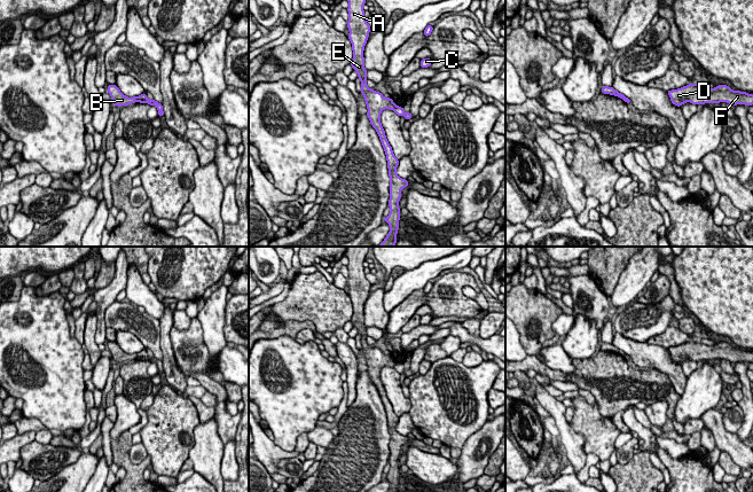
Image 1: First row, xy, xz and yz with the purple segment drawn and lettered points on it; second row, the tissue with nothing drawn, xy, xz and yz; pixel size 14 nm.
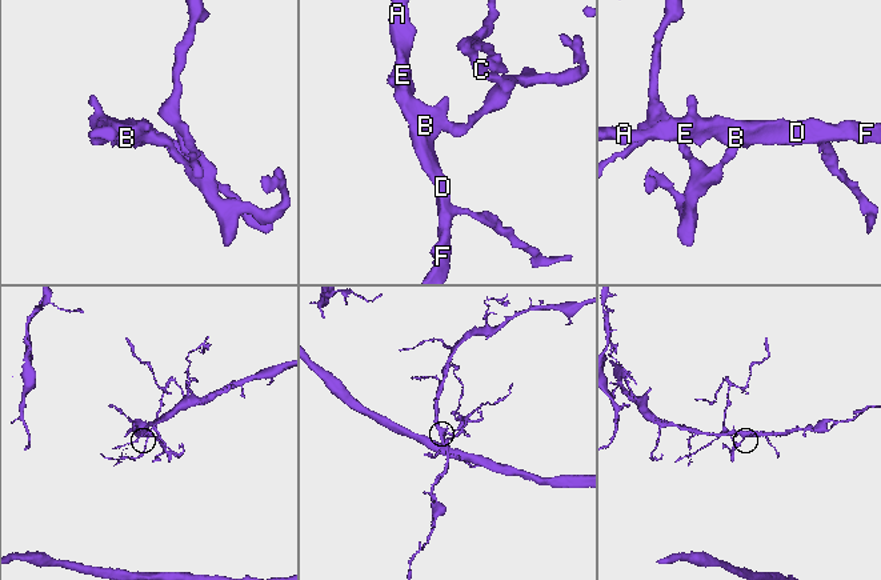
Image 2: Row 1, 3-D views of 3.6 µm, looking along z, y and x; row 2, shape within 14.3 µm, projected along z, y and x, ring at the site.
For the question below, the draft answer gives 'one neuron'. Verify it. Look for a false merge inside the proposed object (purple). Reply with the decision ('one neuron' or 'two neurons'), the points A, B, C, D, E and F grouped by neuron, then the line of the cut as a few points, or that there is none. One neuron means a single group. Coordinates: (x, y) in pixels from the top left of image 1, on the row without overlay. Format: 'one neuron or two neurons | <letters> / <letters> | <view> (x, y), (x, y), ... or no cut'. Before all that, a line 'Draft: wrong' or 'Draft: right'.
Draft: wrong
two neurons | A B D E F / C | xy (138, 353), (135, 358)

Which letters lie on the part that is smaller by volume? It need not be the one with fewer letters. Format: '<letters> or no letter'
C

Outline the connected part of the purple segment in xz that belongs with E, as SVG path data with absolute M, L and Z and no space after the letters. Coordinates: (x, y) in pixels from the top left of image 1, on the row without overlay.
M347 247L345 256L348 258L348 279L350 287L348 296L352 300L353 315L351 322L358 329L361 338L361 350L363 351L367 361L367 373L370 381L376 386L382 403L384 405L389 434L390 434L390 470L385 477L390 482L387 492L397 492L400 477L399 458L401 455L401 446L408 444L408 437L402 436L397 431L399 416L394 413L392 404L390 403L385 388L381 380L381 369L385 366L394 367L398 362L391 354L384 354L382 350L372 347L367 343L367 327L364 325L363 307L367 300L370 282L366 279L363 261L366 260L369 247Z

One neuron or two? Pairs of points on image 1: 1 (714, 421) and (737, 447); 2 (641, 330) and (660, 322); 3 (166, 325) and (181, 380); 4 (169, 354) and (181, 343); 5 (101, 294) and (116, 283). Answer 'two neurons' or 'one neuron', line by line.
1: one neuron
2: one neuron
3: one neuron
4: two neurons
5: one neuron

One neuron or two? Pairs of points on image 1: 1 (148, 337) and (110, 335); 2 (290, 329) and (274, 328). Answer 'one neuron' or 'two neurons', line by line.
1: two neurons
2: one neuron

